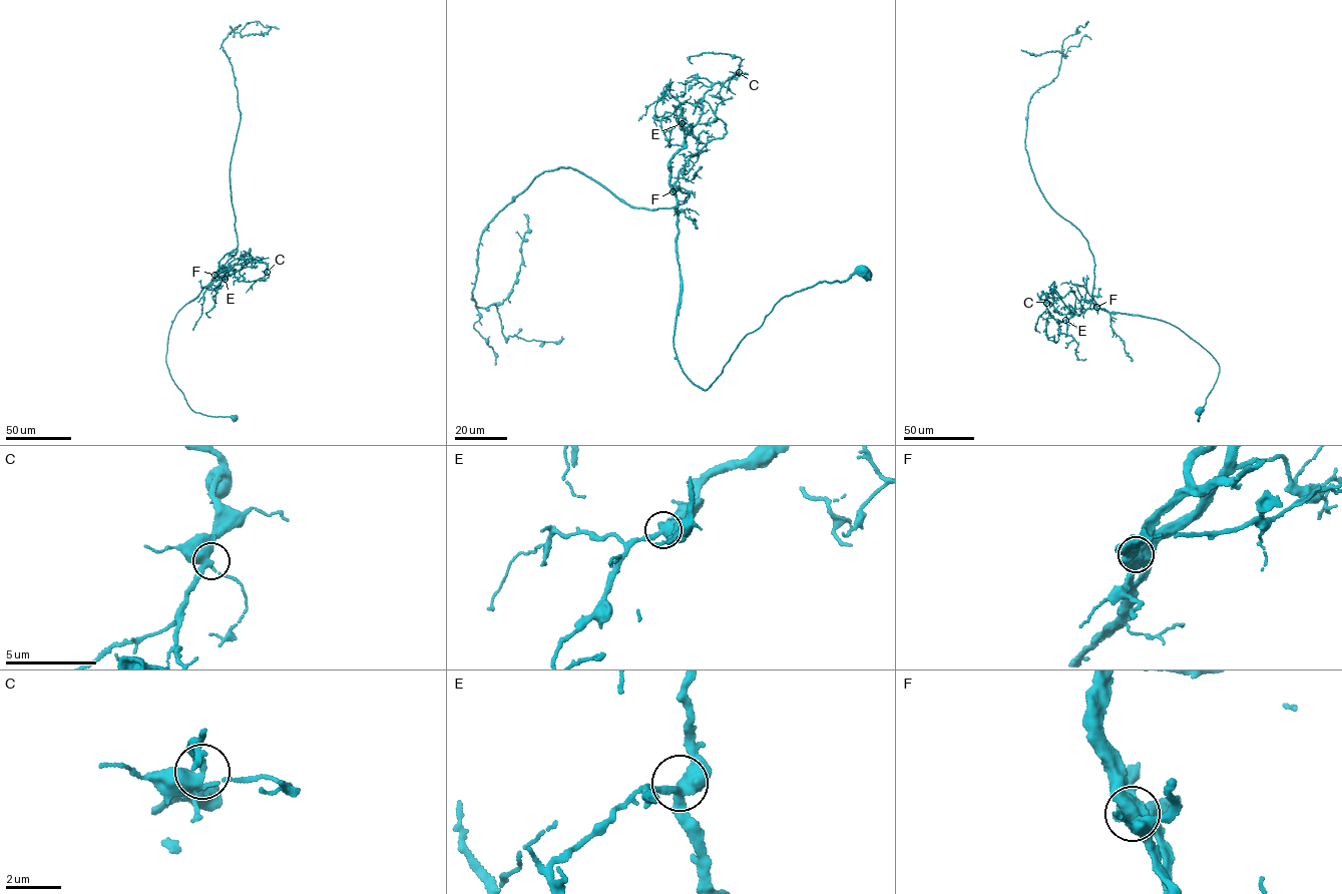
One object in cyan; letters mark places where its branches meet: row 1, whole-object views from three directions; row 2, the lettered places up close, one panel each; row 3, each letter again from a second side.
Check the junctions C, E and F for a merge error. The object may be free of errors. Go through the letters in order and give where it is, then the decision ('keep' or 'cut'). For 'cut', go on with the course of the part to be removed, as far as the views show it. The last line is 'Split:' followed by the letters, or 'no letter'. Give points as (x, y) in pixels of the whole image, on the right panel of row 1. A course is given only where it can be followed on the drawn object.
C: place (1046, 303); keep
E: place (1065, 320); keep
F: place (1096, 307); cut; course (1096, 307), (1084, 299), (1079, 301), (1072, 291), (1062, 297), (1056, 295), (1050, 291), (1052, 283), (1055, 284)
Split: F

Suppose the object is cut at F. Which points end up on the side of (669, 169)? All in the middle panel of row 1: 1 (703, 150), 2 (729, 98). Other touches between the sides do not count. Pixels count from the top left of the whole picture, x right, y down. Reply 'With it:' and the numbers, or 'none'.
With it: none

